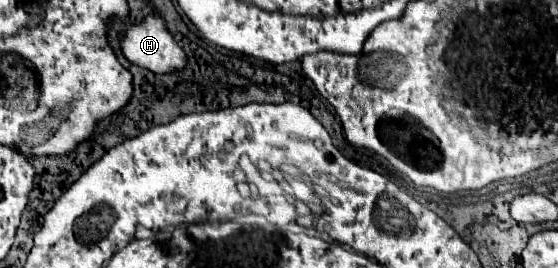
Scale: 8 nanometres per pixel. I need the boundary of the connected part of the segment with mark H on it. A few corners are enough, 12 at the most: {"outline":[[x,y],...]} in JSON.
{"outline":[[159,16],[125,34],[123,54],[151,72],[185,68]]}

